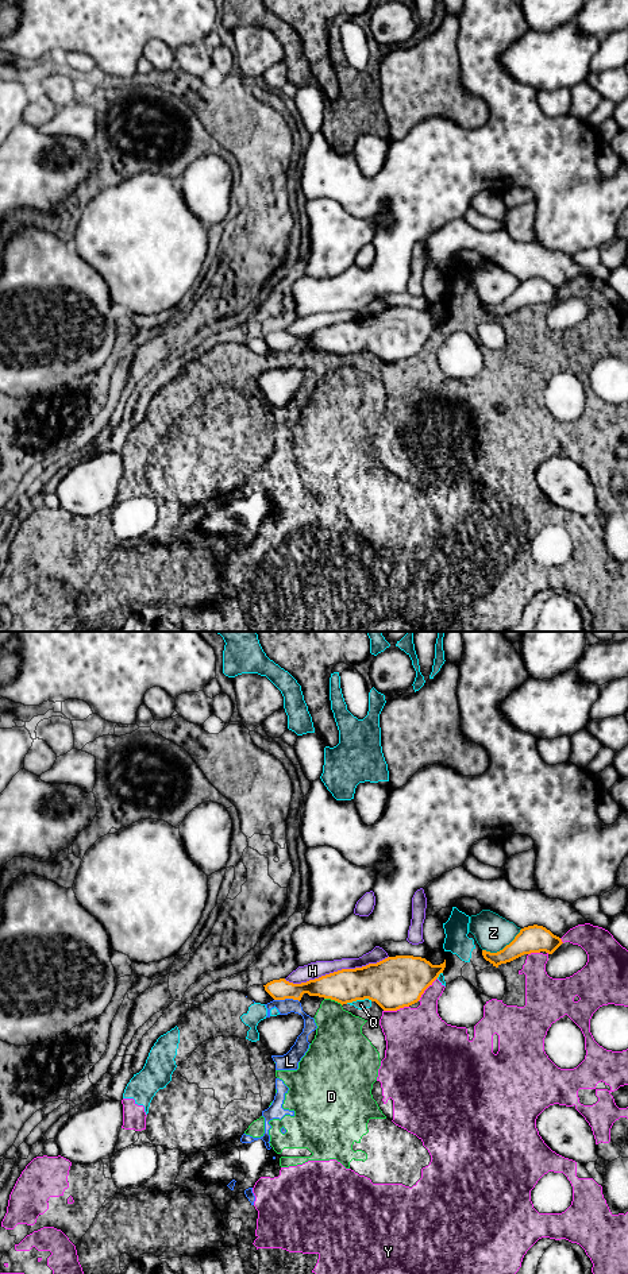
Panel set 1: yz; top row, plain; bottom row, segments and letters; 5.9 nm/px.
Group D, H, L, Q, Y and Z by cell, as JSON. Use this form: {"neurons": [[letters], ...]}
{"neurons": [["D", "L", "Q", "Y"], ["H"], ["Z"]]}

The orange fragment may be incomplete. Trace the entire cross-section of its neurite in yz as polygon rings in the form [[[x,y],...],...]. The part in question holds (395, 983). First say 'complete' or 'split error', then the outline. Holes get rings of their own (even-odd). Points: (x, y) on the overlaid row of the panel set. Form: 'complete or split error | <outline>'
complete | [[[396,956],[362,968],[342,969],[301,984],[293,984],[285,978],[280,978],[263,987],[274,1000],[293,999],[300,1001],[303,995],[308,993],[309,996],[335,1000],[342,1005],[369,999],[375,1001],[384,1011],[397,1011],[417,1003],[424,991],[443,973],[444,968],[446,960],[440,965],[432,965],[421,957]]]

